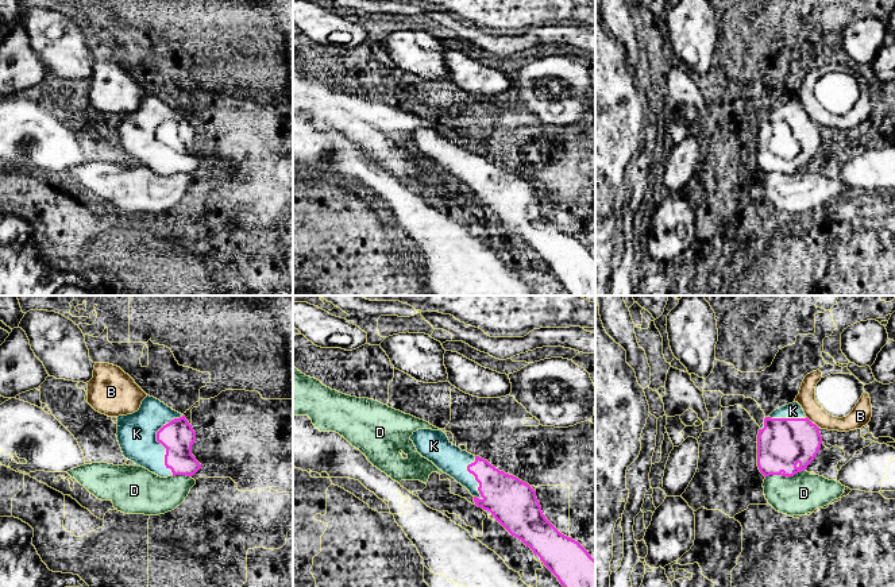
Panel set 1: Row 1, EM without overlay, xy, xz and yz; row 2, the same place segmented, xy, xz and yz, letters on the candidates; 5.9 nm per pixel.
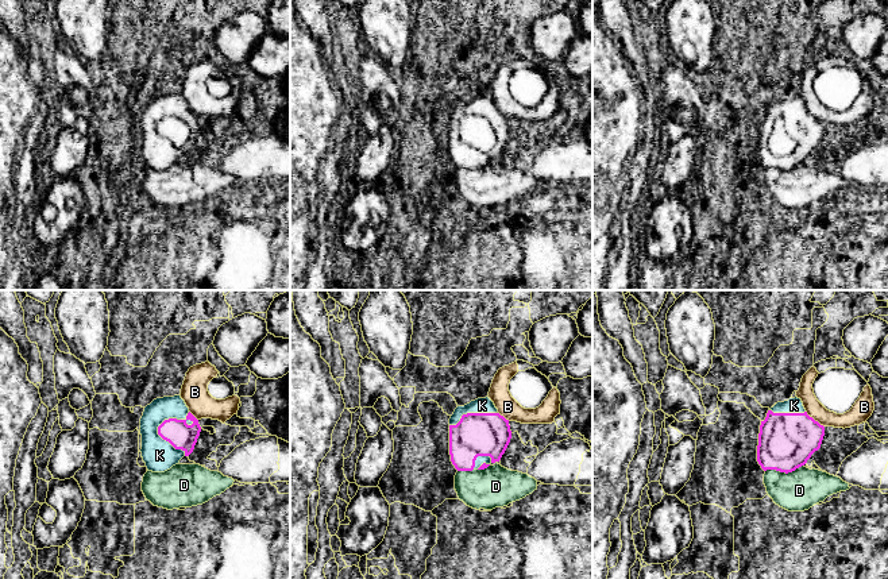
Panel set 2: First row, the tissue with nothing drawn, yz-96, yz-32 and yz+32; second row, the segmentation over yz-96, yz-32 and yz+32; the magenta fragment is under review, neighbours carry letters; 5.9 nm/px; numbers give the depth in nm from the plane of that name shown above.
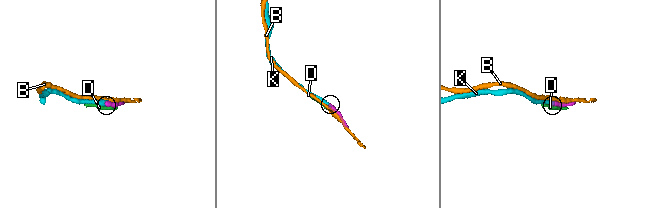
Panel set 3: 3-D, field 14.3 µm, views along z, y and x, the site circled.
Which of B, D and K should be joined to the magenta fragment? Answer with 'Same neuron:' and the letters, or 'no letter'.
Same neuron: K

